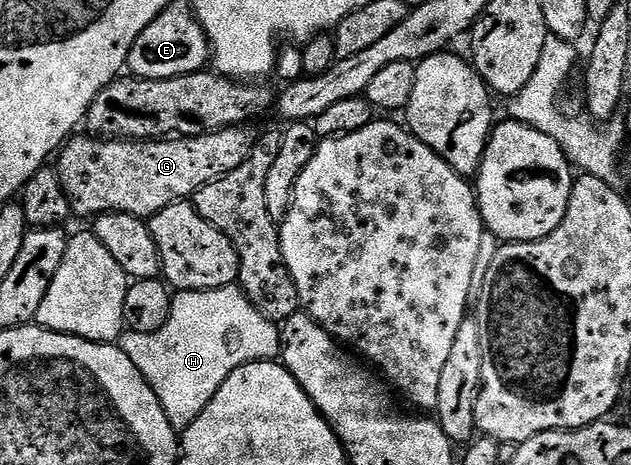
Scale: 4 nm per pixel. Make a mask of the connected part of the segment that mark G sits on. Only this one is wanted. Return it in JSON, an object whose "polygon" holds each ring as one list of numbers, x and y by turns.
{"polygon":[[247,125,227,126,212,134,199,134,196,138,165,138,147,142,131,140,105,140,99,136,73,136,64,143,54,162,54,169,60,176,60,183,72,205,72,214,95,219,97,214,122,212,135,218,150,219,162,208,175,202,191,199,206,184,226,176,238,168,250,156,257,140]]}

